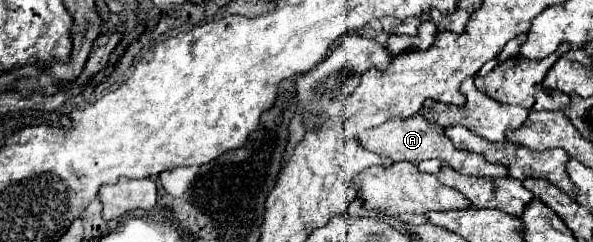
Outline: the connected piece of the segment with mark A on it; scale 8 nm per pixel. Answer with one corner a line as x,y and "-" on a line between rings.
420,113
412,115
408,119
402,121
392,121
386,125
380,125
376,129
364,131
360,135
360,143
364,143
366,149
380,153
384,157
390,157
392,161
412,161
412,163
420,163
426,159
442,159
446,161
454,171
462,173
462,175
476,175
476,177
486,177
486,179
498,179
498,177
510,177
508,169
500,163
488,163
480,153
472,153
472,151
460,151
452,145
452,141
446,137
444,127
428,123

